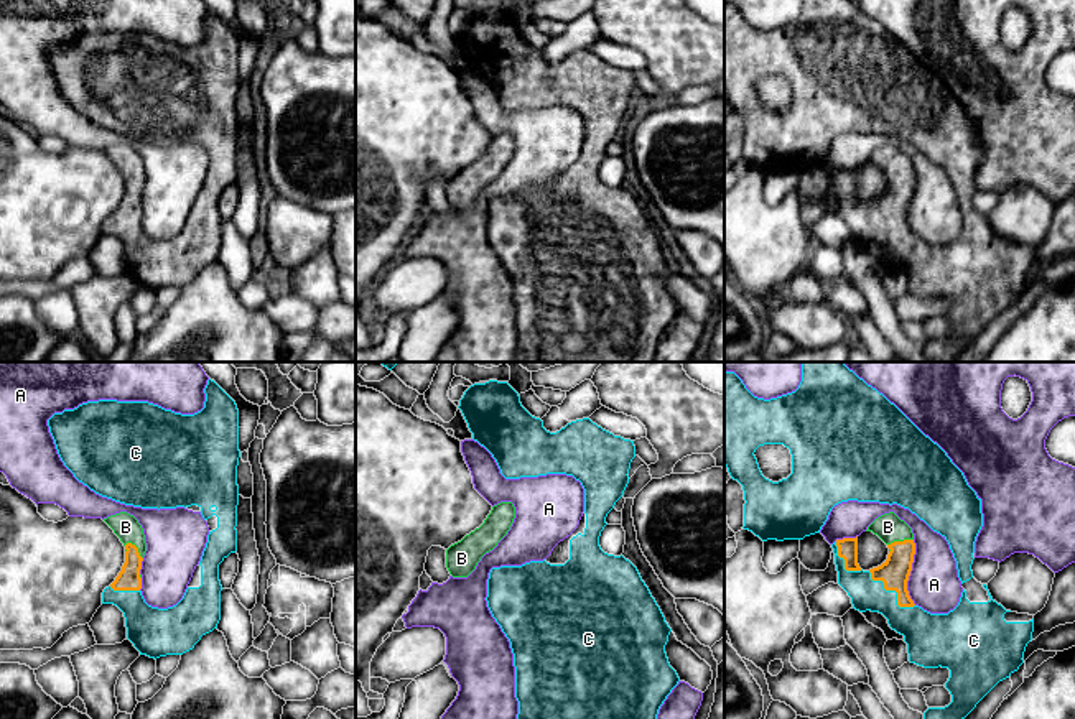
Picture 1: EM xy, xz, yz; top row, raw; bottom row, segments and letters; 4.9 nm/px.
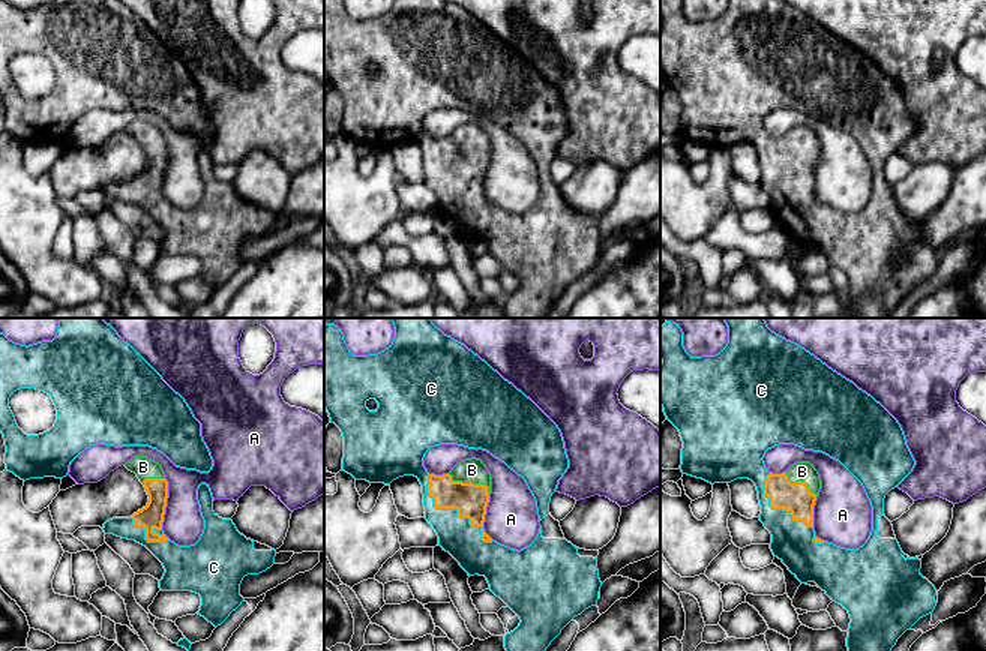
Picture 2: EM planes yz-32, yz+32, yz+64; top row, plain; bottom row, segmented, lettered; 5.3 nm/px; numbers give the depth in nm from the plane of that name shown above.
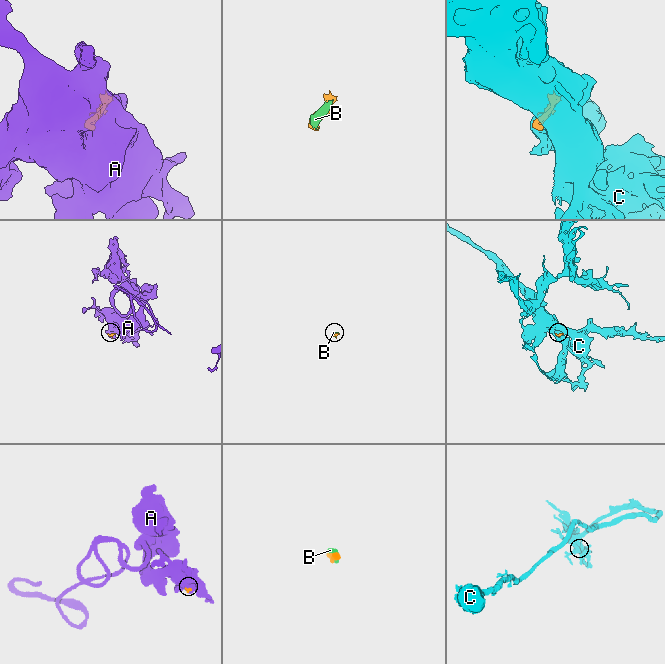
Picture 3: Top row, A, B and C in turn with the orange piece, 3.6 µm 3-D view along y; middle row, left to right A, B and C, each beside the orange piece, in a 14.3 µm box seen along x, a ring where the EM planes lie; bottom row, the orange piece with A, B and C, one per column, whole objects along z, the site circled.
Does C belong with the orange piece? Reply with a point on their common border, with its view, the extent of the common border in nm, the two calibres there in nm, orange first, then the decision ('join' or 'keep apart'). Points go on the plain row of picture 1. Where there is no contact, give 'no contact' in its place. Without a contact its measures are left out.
yz (893, 221) | 280 nm | 150/190 nm | join

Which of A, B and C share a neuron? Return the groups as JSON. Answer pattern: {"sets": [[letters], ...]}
{"sets": [["A"], ["B", "C"]]}

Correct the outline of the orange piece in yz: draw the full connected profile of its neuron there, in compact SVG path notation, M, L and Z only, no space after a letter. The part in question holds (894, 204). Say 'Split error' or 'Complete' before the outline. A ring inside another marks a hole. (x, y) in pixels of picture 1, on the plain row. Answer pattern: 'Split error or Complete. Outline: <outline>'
Split error. Outline: M802 0L802 13L792 25L764 31L754 28L734 3L724 3L724 97L731 110L744 122L744 161L752 163L762 173L803 171L820 165L831 140L841 133L897 135L909 140L950 176L961 212L958 237L948 245L930 245L915 237L907 222L912 202L915 174L912 160L894 143L877 148L866 163L877 166L889 179L887 191L869 202L858 196L858 168L836 171L831 179L838 202L838 216L851 229L853 240L859 244L879 244L892 262L904 268L909 293L924 299L948 299L950 309L945 319L952 334L945 339L928 339L924 352L928 362L955 362L976 336L1003 311L1009 309L1024 295L1024 283L1032 271L1034 247L1006 242L998 235L986 216L973 209L975 173L983 158L981 130L968 117L963 104L952 94L947 84L925 67L894 35L868 16L849 0ZM764 76L784 76L792 86L792 105L772 114L766 110L754 87Z

